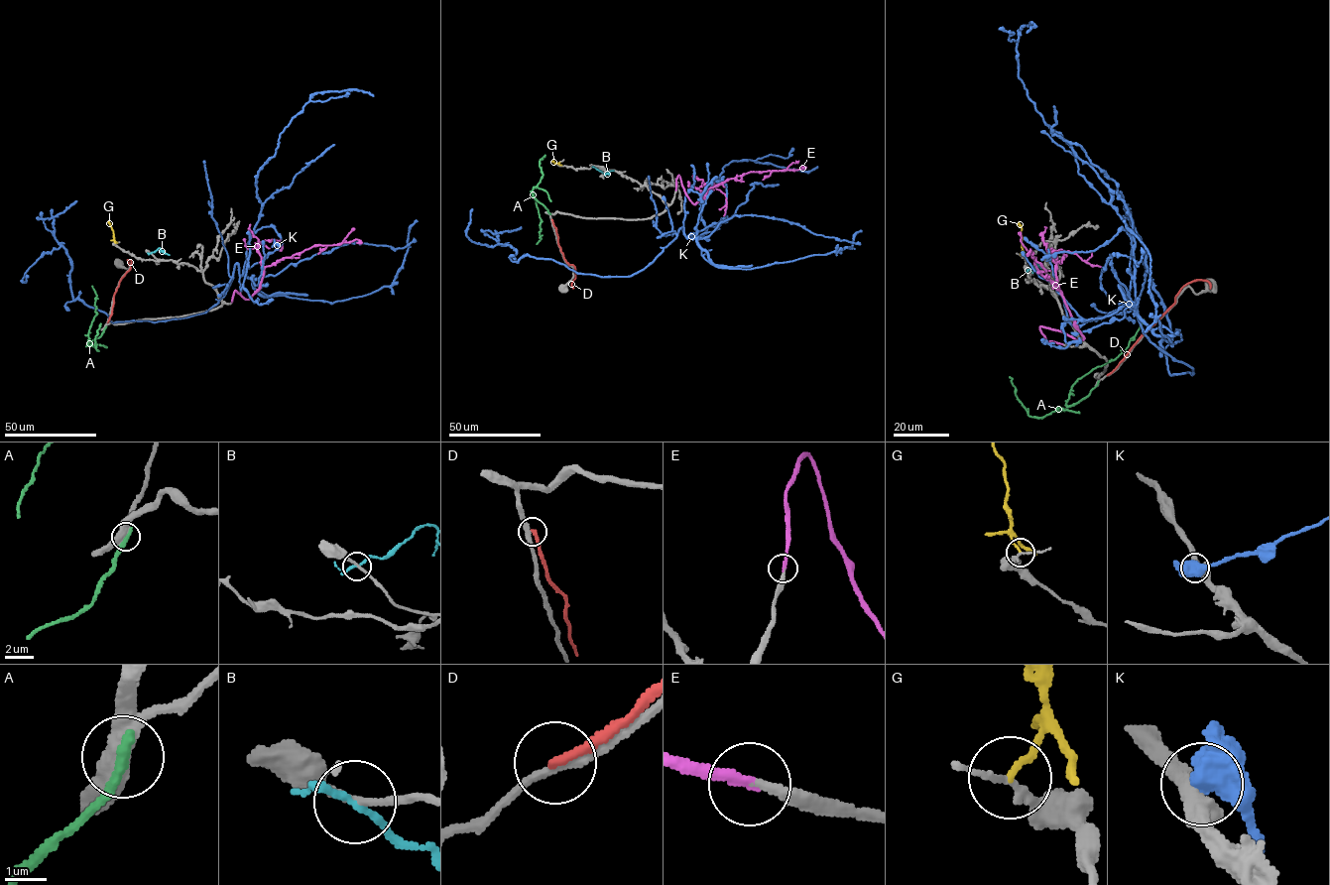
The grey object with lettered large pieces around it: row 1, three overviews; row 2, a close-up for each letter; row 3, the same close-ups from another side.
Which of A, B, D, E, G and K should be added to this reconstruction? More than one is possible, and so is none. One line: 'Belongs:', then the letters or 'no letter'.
Belongs: E

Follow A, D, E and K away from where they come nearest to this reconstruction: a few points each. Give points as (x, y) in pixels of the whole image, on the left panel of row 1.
A: (105, 327), (98, 337), (87, 341), (89, 326), (96, 315), (96, 295), (92, 286)
D: (107, 322), (116, 289), (130, 269), (131, 260), (127, 260), (129, 265)
E: (231, 302), (235, 290), (245, 299), (250, 298), (259, 288), (266, 266), (312, 246), (358, 239), (356, 242)
K: (218, 295), (203, 313), (112, 322), (73, 300), (62, 246), (28, 276)

